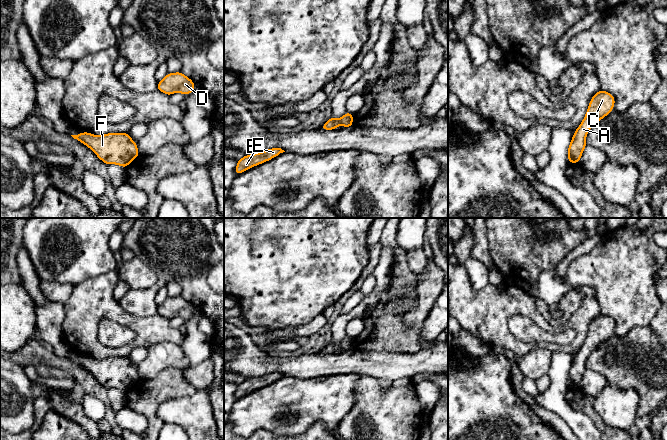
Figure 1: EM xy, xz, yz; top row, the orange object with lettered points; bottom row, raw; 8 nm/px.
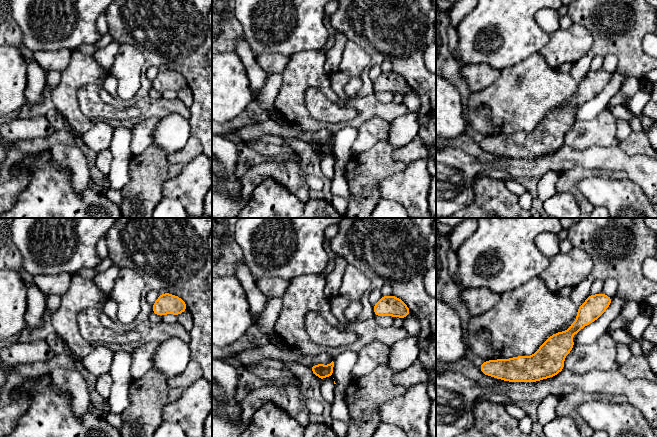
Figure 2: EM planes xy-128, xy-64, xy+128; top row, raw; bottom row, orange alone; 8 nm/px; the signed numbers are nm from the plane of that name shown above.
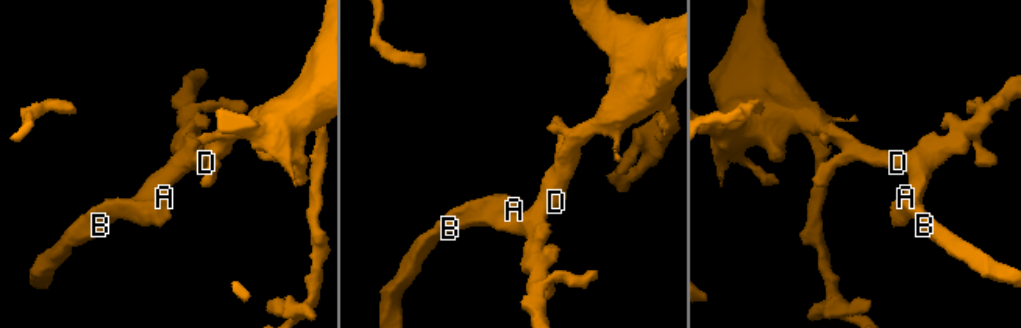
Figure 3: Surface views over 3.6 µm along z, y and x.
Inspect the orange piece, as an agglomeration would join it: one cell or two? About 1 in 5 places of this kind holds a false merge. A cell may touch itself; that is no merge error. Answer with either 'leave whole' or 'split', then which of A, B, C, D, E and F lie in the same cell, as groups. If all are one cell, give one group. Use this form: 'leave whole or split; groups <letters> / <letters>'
leave whole; groups A B C D E F

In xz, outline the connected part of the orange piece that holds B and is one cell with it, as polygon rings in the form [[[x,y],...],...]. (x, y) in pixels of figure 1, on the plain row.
[[[279,371],[264,374],[260,377],[245,379],[239,383],[235,392],[235,399],[239,399],[244,395],[253,392],[256,389],[261,389],[263,386],[270,385],[272,382],[277,381],[279,378],[285,376]]]

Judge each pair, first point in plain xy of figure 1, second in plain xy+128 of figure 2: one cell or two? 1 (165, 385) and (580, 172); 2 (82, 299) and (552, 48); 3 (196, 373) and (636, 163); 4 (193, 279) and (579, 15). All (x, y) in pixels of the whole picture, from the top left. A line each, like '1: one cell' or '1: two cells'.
1: one cell
2: two cells
3: two cells
4: one cell

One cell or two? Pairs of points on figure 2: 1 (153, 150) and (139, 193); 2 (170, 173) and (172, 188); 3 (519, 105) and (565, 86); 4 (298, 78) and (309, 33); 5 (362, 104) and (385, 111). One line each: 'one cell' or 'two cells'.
1: one cell
2: two cells
3: one cell
4: two cells
5: one cell

